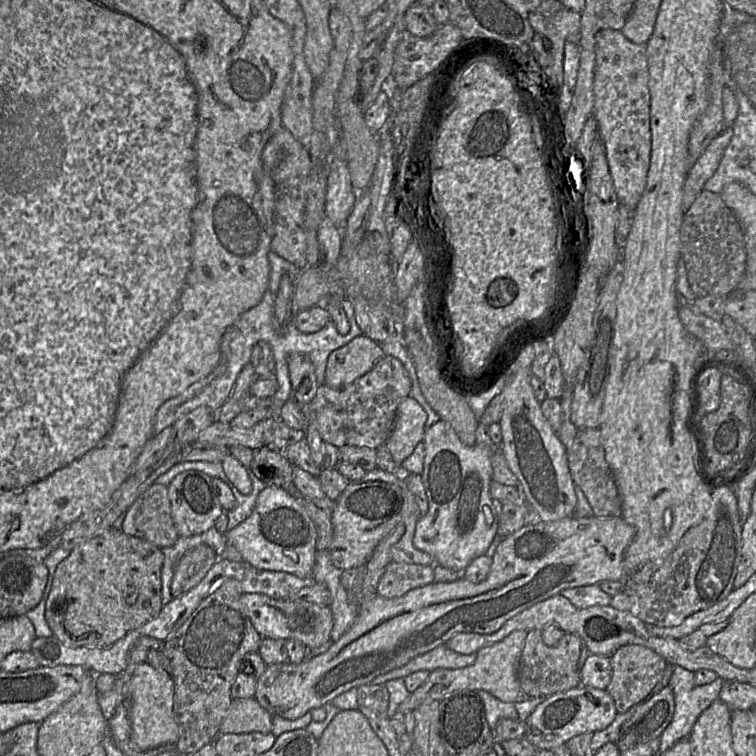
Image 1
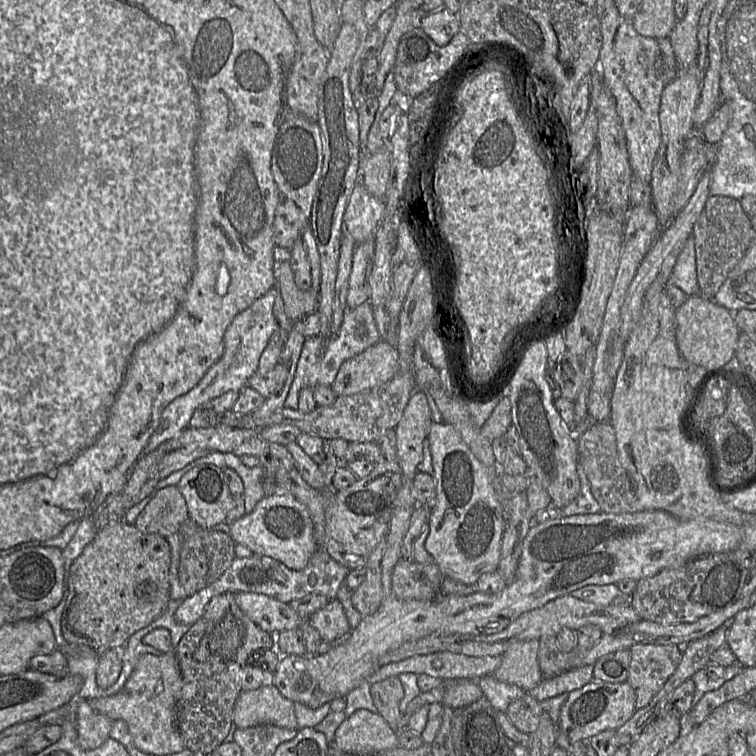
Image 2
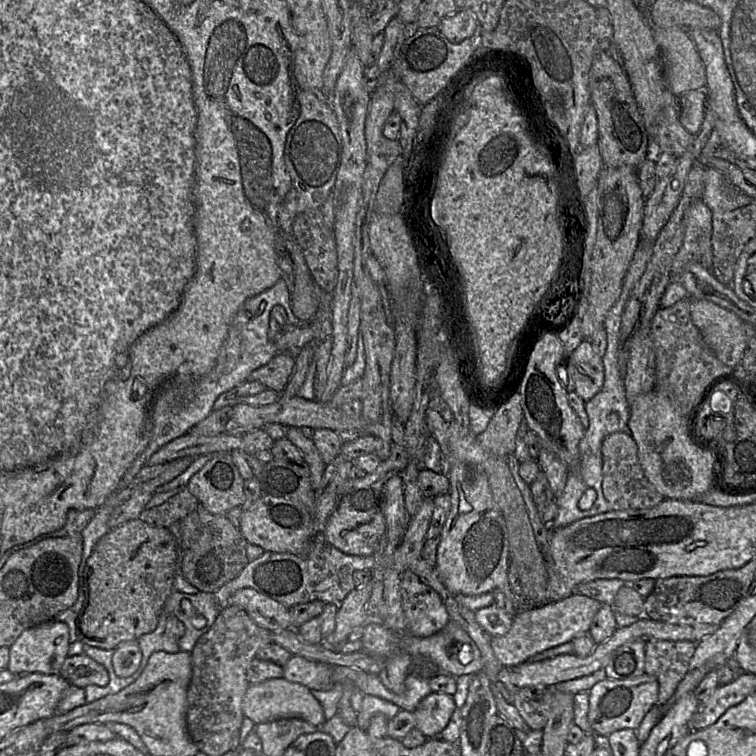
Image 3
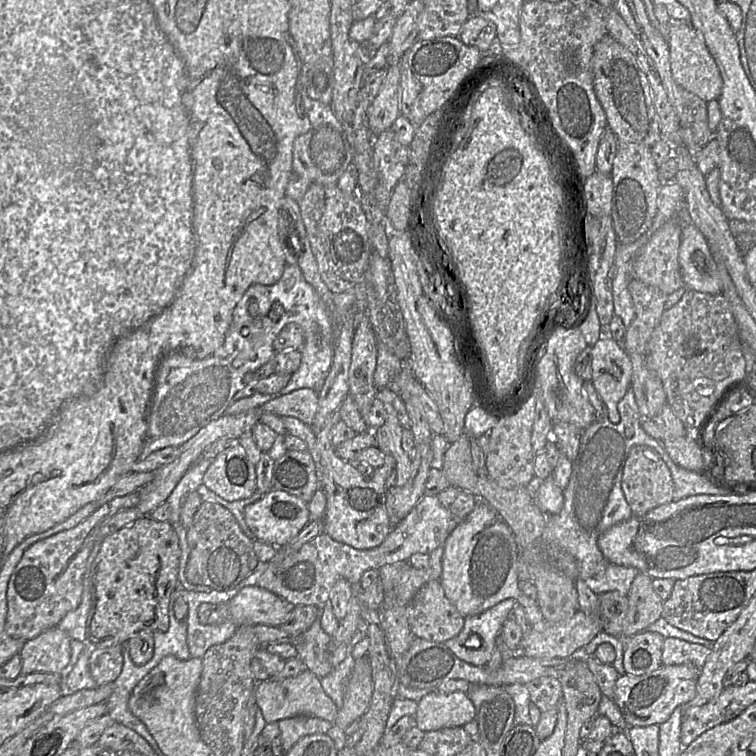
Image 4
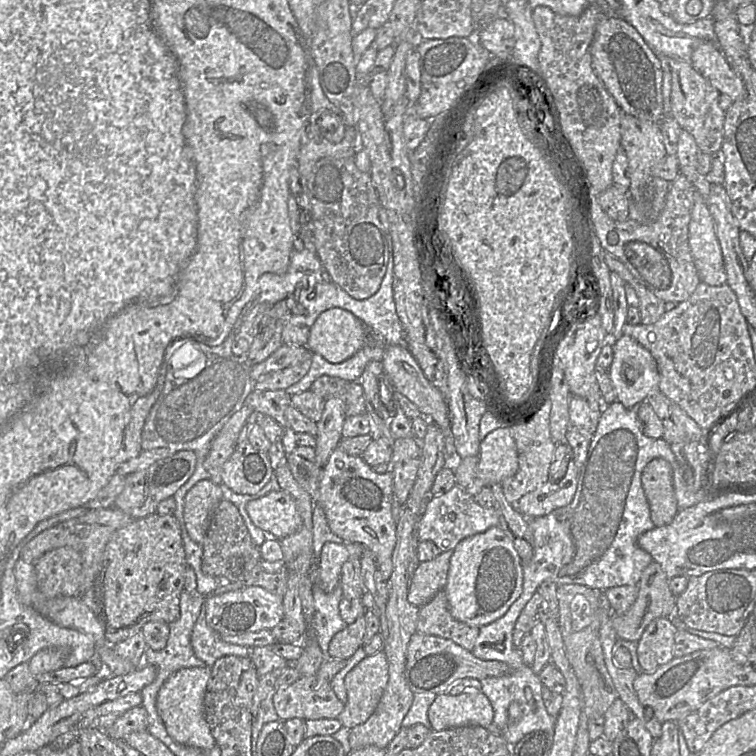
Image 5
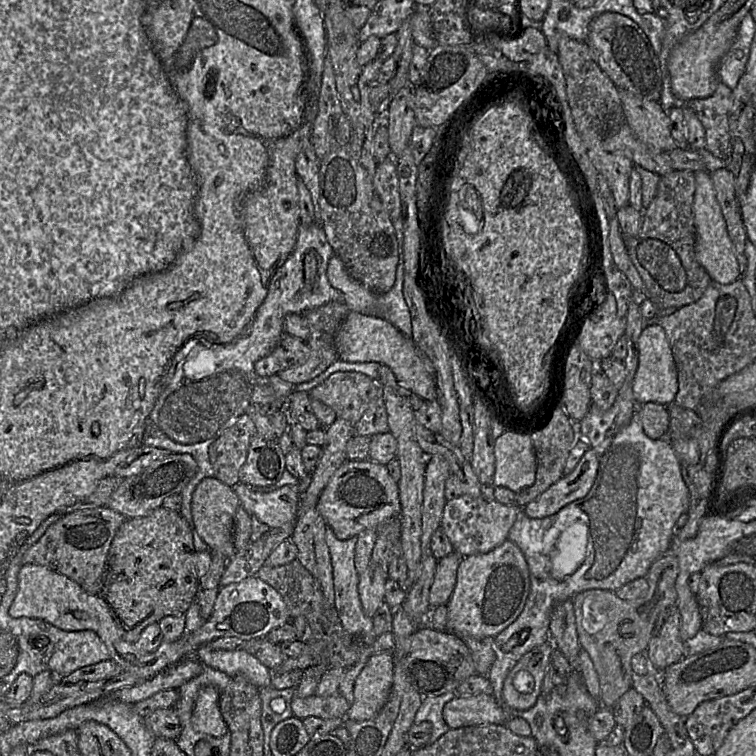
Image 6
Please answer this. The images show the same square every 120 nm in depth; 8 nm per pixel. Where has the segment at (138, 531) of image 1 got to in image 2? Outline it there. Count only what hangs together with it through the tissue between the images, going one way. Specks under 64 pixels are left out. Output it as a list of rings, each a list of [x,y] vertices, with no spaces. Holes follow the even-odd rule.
[[[167,486],[153,493],[133,525],[143,533],[158,534],[167,538],[178,532],[188,518],[185,499],[177,486]]]

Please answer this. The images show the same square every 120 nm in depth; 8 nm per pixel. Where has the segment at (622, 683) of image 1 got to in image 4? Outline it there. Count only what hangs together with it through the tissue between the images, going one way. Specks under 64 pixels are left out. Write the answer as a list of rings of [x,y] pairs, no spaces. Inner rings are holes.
[[[667,637],[662,648],[662,665],[689,664],[701,668],[711,653],[711,649],[686,640]]]

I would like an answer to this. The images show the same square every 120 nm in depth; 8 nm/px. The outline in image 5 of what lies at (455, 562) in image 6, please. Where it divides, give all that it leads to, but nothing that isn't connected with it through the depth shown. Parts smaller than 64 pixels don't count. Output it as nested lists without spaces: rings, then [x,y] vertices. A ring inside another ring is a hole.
[[[443,551],[435,558],[420,562],[408,586],[407,600],[418,607],[429,602],[446,586],[452,551]]]

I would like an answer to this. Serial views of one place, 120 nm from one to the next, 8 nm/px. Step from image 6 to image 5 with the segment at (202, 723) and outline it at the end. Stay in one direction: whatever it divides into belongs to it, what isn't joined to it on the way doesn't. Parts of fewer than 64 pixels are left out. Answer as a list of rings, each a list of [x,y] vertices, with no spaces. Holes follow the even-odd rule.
[[[209,667],[183,668],[171,674],[158,690],[156,710],[168,735],[177,743],[211,750],[215,740],[204,718],[203,700],[210,677]]]

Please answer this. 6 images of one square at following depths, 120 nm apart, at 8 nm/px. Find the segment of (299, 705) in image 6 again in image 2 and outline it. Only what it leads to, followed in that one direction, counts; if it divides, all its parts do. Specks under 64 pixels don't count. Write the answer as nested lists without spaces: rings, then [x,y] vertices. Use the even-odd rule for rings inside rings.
[[[273,685],[240,692],[232,721],[237,729],[269,724],[298,730],[294,703],[283,697]]]

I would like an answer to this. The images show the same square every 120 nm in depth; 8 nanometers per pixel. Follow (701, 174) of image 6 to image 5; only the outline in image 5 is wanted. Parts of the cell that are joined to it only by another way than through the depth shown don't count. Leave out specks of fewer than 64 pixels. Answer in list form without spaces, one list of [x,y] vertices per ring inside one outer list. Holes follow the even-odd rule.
[[[696,191],[688,230],[689,247],[701,282],[710,286],[726,284],[727,275],[713,218],[706,199]]]

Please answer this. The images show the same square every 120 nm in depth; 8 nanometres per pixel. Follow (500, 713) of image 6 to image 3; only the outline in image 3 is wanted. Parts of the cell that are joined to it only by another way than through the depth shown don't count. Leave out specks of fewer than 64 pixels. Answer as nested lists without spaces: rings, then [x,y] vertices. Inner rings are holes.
[[[431,692],[414,711],[415,727],[428,739],[436,738],[447,726],[456,708],[453,695]]]

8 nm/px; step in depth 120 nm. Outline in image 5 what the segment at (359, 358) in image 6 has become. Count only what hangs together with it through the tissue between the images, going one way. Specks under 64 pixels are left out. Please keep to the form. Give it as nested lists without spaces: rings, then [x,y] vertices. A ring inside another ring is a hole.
[[[341,308],[322,312],[310,327],[306,347],[330,363],[342,363],[375,339],[354,314]],[[404,345],[383,346],[384,355],[382,365],[386,377],[392,386],[402,395],[413,402],[420,410],[421,415],[440,429],[447,430],[450,427],[449,412],[443,394],[424,375],[415,358]]]

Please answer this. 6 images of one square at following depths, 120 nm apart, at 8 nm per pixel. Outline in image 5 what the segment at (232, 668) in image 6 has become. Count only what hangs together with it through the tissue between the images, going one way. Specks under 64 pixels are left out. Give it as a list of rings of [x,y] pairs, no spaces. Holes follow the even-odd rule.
[[[204,603],[191,634],[191,646],[200,660],[211,667],[224,656],[250,657],[251,649],[224,642],[220,635],[207,625],[205,614]]]

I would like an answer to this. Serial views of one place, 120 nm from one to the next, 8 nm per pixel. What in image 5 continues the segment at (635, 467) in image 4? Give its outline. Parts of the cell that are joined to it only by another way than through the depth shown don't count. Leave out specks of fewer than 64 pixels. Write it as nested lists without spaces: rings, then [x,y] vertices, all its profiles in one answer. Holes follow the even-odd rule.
[[[662,458],[648,462],[642,471],[641,482],[654,525],[665,526],[671,523],[679,508],[669,463]]]

